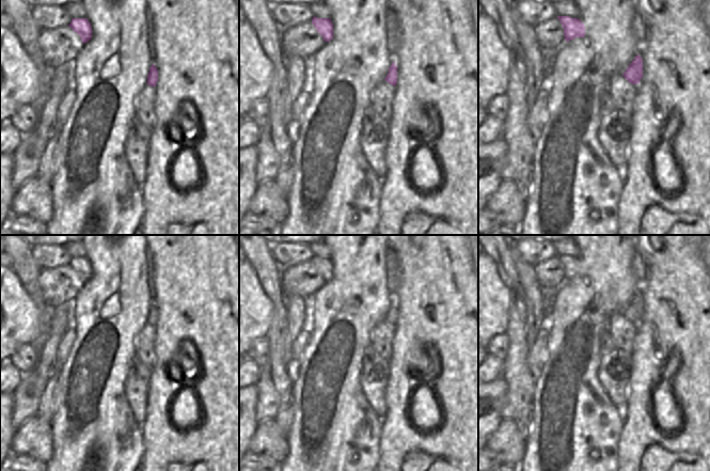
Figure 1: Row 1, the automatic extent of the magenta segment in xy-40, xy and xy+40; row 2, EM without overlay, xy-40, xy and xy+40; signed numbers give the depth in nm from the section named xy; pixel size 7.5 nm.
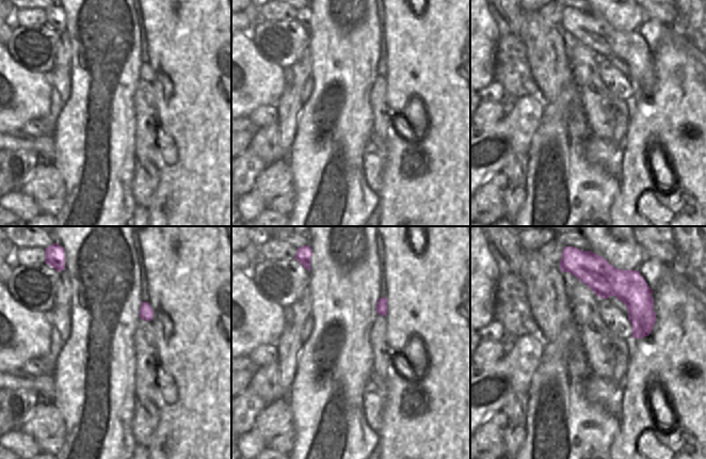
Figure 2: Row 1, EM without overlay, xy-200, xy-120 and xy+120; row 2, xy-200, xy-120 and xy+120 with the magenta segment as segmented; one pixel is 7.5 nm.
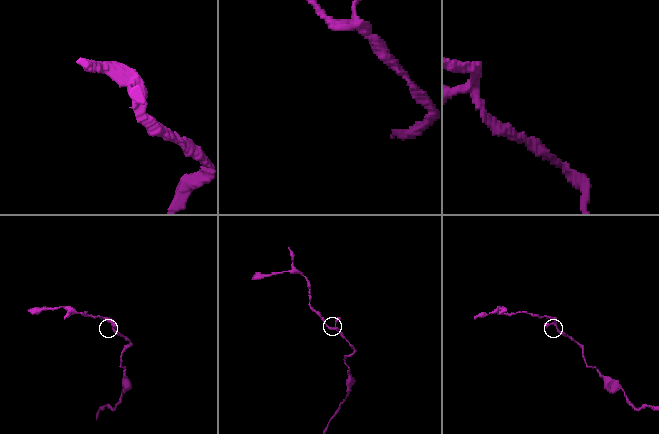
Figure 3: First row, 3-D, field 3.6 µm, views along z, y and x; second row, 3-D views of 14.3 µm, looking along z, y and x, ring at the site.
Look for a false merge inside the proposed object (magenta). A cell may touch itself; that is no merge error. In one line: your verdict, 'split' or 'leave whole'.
split

